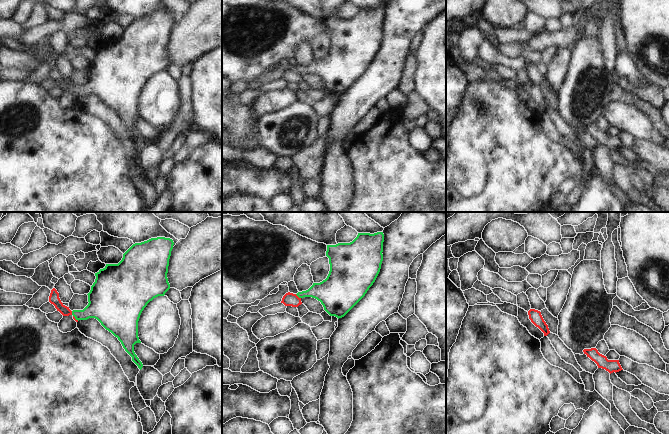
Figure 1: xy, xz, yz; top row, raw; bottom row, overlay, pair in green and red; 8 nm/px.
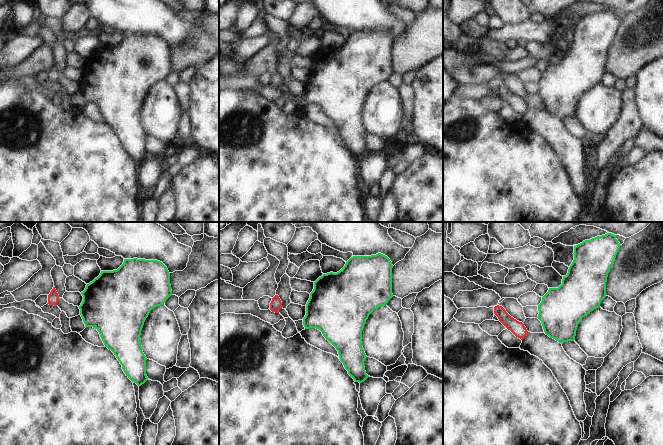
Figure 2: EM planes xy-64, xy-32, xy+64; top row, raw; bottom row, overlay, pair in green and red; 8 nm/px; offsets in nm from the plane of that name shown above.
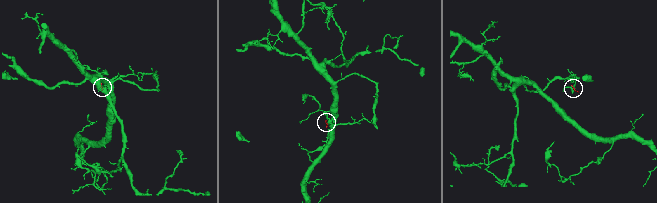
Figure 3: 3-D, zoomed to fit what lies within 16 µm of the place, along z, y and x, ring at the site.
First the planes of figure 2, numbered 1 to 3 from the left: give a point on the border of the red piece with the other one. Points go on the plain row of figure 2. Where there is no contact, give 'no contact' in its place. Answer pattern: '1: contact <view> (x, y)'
1: no contact
2: no contact
3: no contact

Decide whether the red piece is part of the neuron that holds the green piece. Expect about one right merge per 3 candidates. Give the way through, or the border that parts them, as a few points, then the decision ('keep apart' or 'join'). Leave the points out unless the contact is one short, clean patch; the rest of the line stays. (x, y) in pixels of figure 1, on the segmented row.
border xz (295, 294), (300, 298); keep apart

